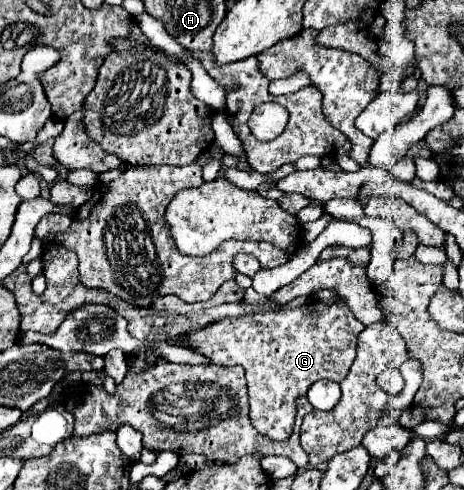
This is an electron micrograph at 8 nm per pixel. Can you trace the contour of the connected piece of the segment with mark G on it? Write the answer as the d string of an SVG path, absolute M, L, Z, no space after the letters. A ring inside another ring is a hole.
M310 299L302 307L282 309L282 311L260 311L256 315L246 315L238 319L222 319L210 323L200 331L188 333L184 349L190 349L202 357L208 357L216 365L242 365L248 371L248 393L250 393L250 419L258 433L270 437L272 441L286 441L292 435L297 413L296 399L304 395L312 383L320 379L330 379L340 383L354 361L358 335L364 325L352 315L346 301L340 299L332 305L324 305L318 299Z

